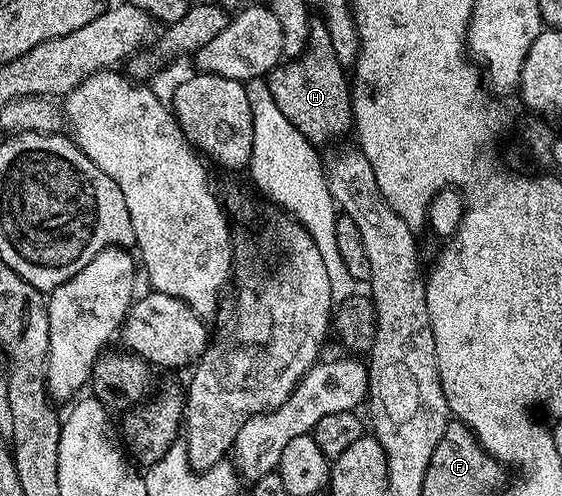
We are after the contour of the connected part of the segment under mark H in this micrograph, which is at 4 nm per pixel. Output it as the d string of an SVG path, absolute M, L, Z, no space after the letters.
M316 16L310 21L310 36L308 37L308 49L299 58L281 61L273 67L266 81L270 88L270 96L274 96L274 104L278 104L282 116L302 132L308 141L313 144L328 142L331 138L340 138L344 133L353 129L352 121L352 92L350 89L350 78L346 75L345 67L334 56L334 43L330 40L330 32L326 32L326 24L323 18Z

